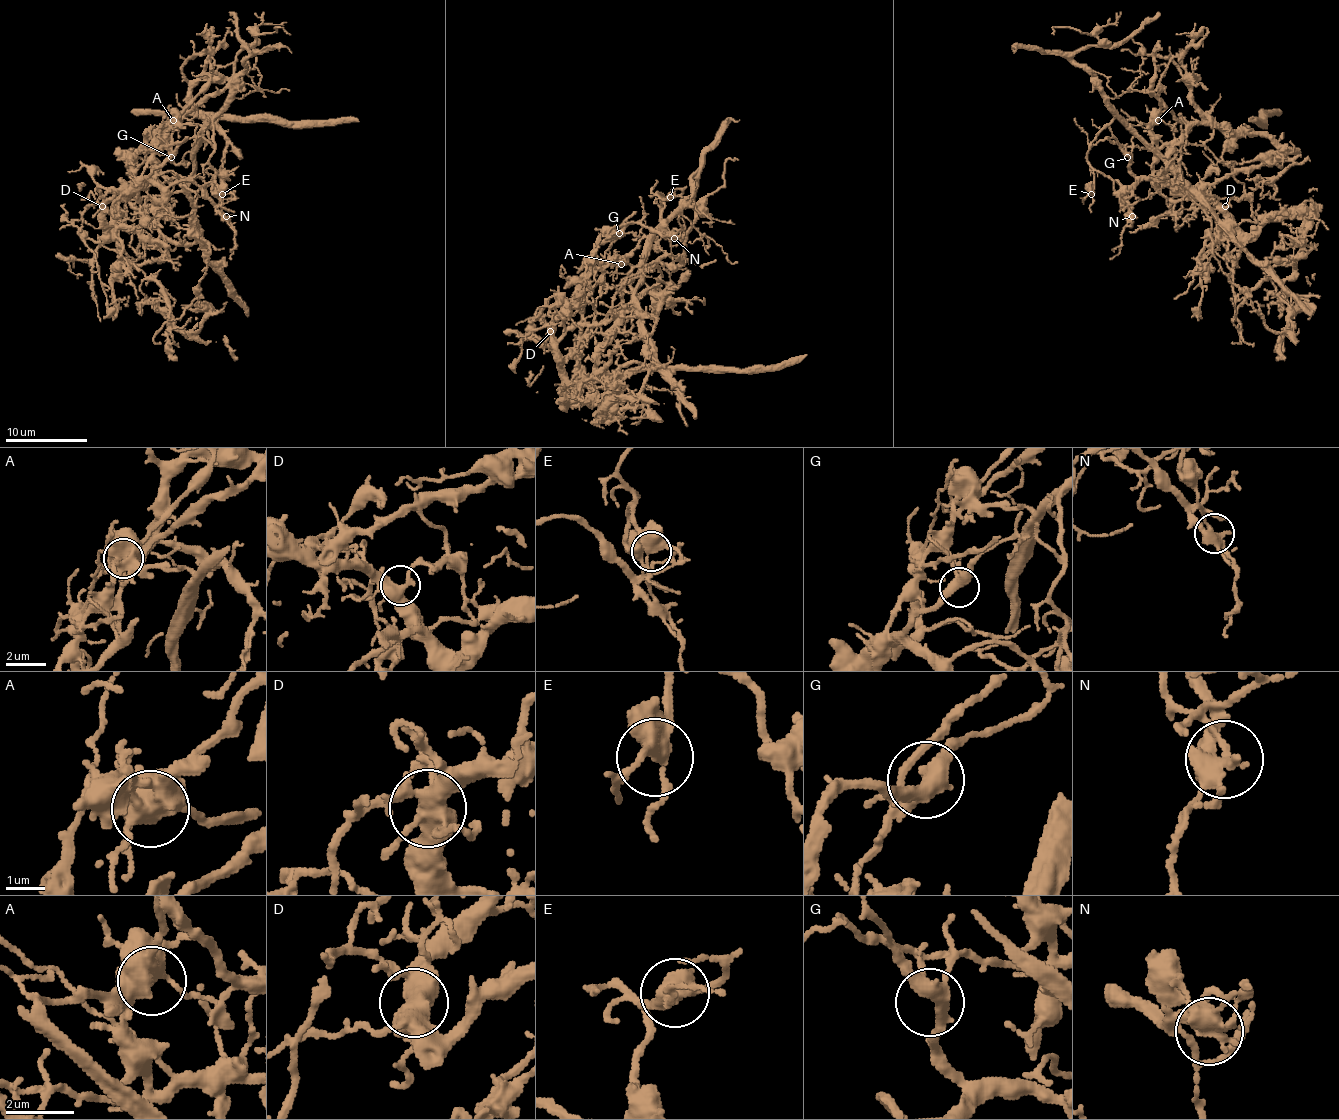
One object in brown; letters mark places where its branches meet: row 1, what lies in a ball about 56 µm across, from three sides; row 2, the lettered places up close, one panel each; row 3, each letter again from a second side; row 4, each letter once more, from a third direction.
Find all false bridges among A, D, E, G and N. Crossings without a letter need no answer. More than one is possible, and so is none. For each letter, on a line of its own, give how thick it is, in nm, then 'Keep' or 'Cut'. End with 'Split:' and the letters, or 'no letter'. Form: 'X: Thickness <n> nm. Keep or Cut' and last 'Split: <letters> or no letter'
A: Thickness 500 nm. Cut
D: Thickness 440 nm. Keep
E: Thickness 440 nm. Keep
G: Thickness 380 nm. Keep
N: Thickness 400 nm. Cut
Split: A, N

